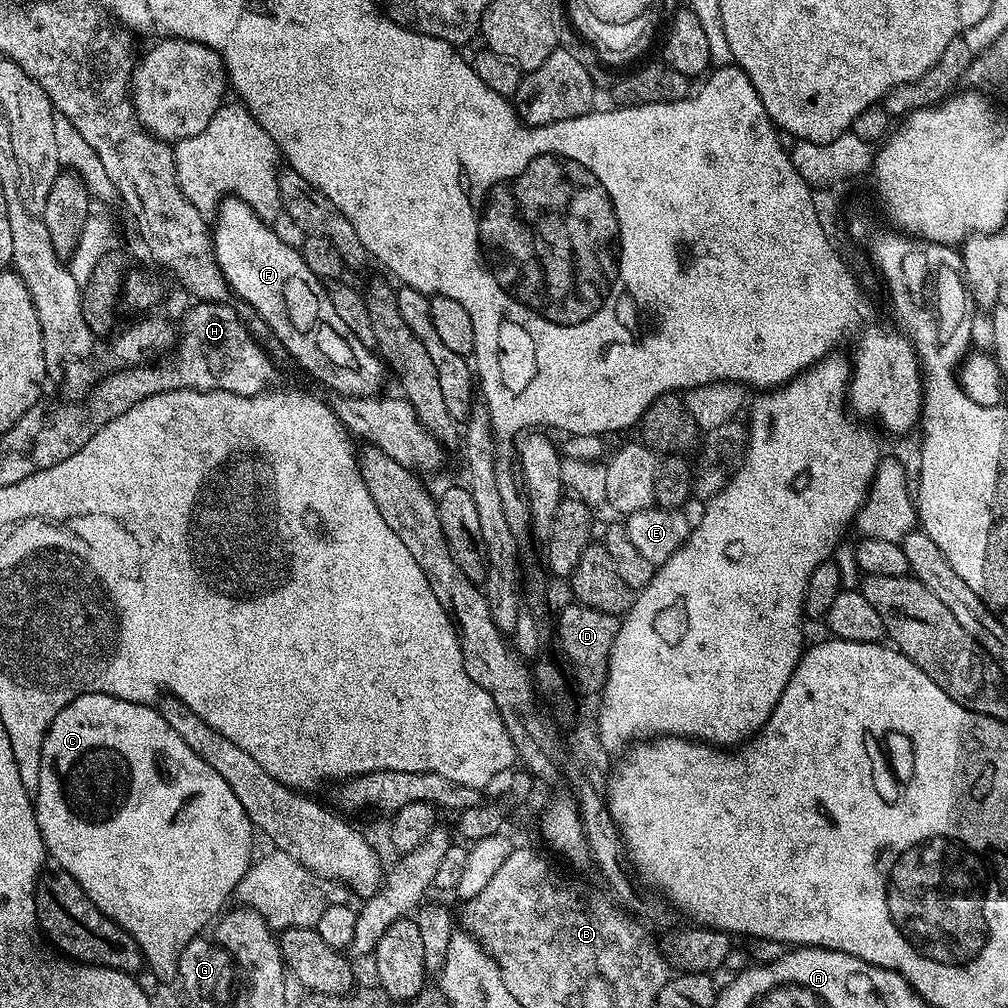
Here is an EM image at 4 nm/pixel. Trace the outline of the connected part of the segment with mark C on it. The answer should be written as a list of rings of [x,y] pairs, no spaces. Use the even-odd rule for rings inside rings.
[[[82,694],[74,698],[54,718],[54,722],[49,726],[48,733],[44,735],[44,745],[40,747],[40,769],[35,773],[36,788],[34,784],[34,803],[36,805],[36,821],[38,830],[42,834],[44,851],[49,857],[52,856],[55,863],[66,874],[70,874],[86,890],[90,902],[98,906],[134,942],[138,942],[140,952],[144,956],[144,963],[153,973],[169,973],[176,965],[177,960],[182,958],[182,950],[190,941],[197,939],[200,932],[208,923],[211,925],[225,911],[224,903],[233,899],[238,882],[246,874],[248,867],[254,862],[252,856],[252,836],[254,829],[246,810],[242,810],[242,802],[234,798],[234,790],[226,786],[222,774],[218,770],[210,770],[178,734],[166,722],[164,715],[152,704],[139,704],[138,702],[126,702],[122,698],[114,698],[110,694]]]

